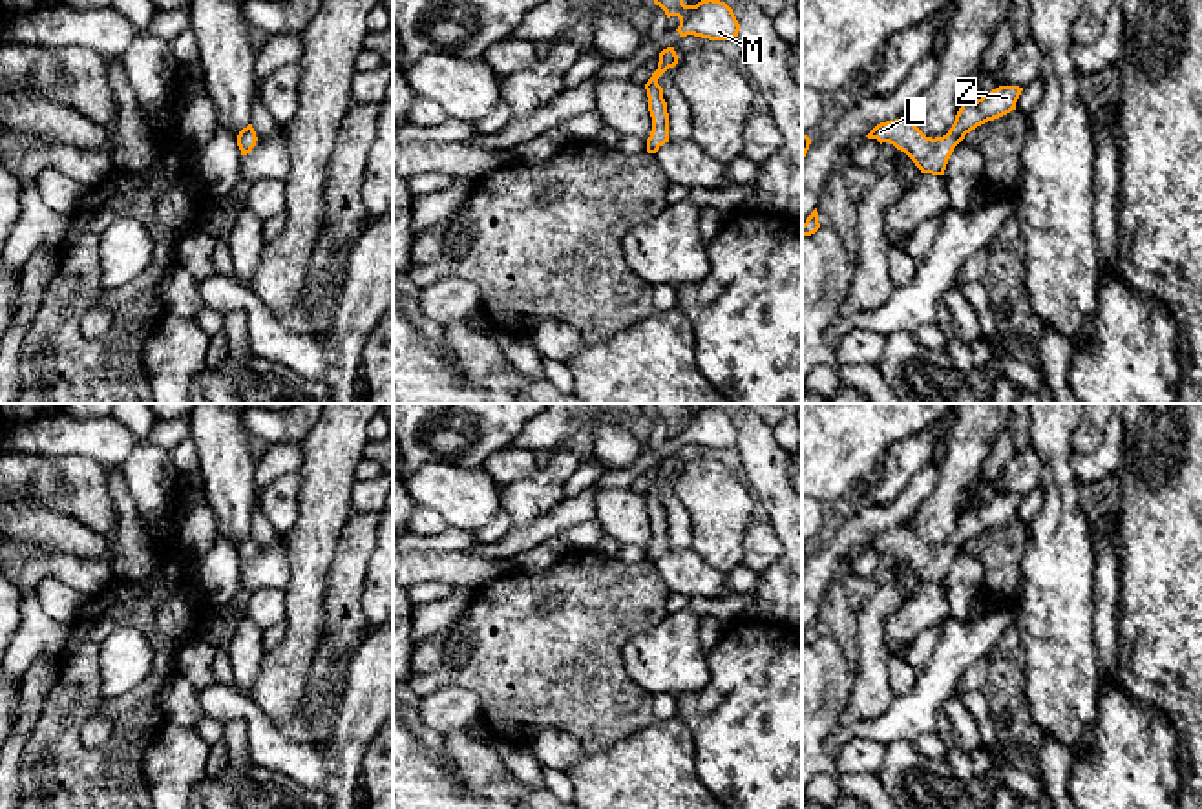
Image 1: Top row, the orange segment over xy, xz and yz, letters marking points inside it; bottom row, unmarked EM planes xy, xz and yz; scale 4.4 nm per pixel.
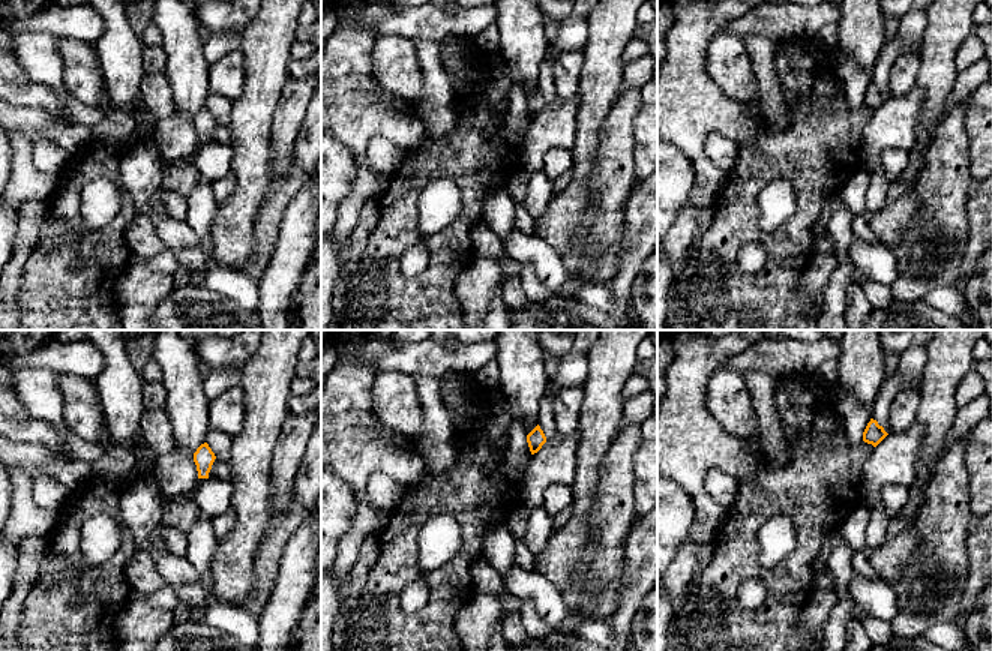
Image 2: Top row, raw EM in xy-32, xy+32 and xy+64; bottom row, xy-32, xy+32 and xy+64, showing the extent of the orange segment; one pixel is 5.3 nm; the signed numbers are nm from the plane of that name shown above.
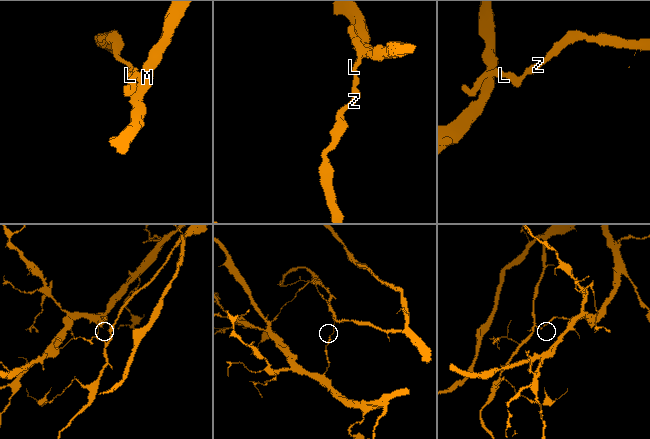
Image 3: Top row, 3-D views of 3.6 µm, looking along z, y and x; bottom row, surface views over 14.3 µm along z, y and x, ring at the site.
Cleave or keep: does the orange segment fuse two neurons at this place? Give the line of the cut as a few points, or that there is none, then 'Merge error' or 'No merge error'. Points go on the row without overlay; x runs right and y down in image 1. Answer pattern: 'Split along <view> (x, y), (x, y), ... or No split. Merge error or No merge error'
Split along yz (947, 543), (954, 556). Merge error

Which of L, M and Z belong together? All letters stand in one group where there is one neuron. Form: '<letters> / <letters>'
L M / Z

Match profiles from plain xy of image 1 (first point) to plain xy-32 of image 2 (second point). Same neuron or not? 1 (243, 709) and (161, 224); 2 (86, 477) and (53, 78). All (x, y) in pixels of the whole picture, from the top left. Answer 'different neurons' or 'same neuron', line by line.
1: same neuron
2: different neurons

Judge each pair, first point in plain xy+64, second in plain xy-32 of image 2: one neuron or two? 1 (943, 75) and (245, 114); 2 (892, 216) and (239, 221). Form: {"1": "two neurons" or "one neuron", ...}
{"1": "one neuron", "2": "one neuron"}

